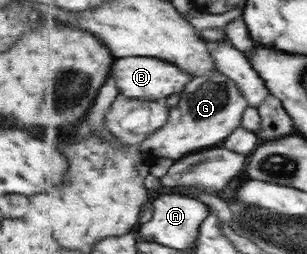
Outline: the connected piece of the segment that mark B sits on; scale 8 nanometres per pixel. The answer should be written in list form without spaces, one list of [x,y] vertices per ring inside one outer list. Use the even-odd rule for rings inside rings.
[[[154,57],[116,58],[112,67],[113,77],[119,94],[140,100],[163,101],[173,93],[181,94],[188,83],[194,78],[188,71],[177,64]]]

